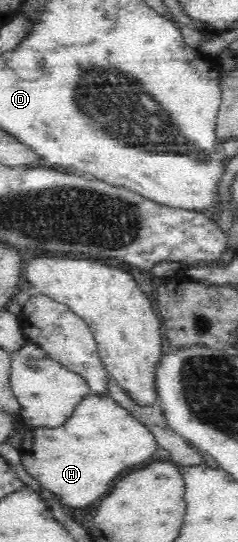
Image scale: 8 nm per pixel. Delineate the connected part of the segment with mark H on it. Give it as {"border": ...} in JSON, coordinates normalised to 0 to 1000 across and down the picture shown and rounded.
{"border":[[[361,731],[252,788],[118,788],[80,821],[92,862],[155,887],[160,899],[210,906],[256,932],[370,935],[462,899],[479,880],[538,862],[613,851],[672,828],[639,799],[471,734]]]}

